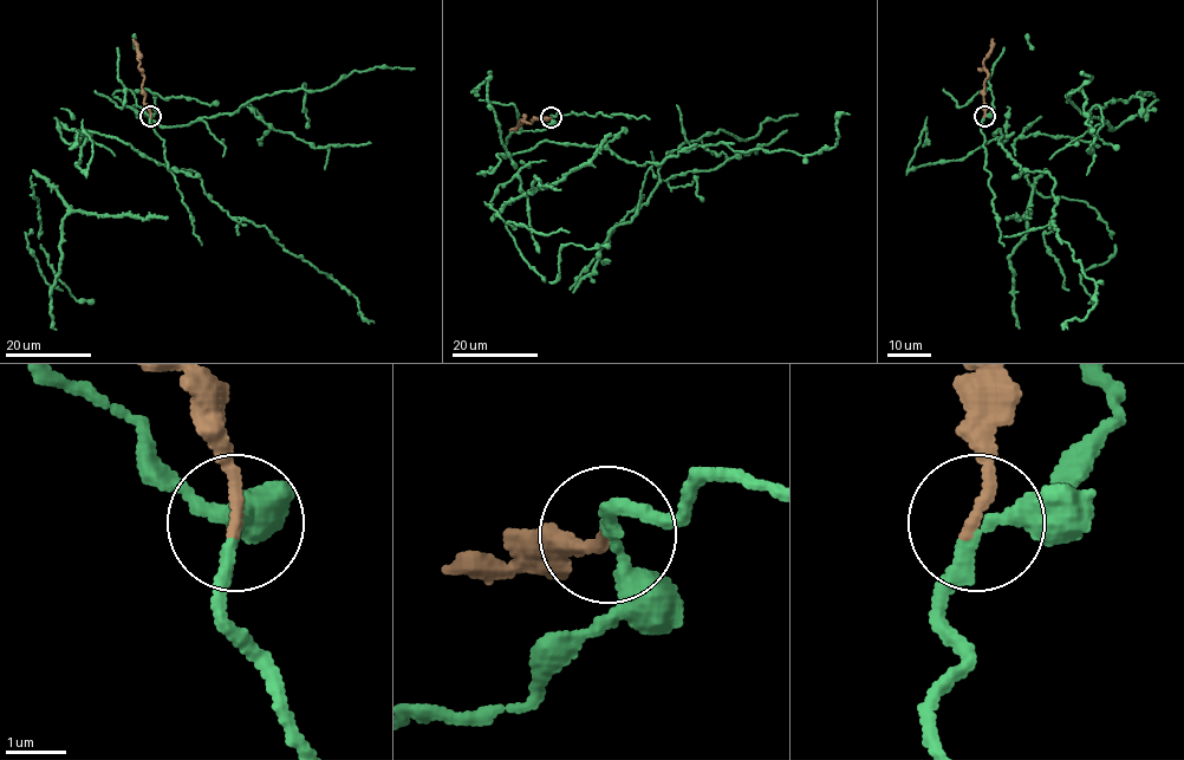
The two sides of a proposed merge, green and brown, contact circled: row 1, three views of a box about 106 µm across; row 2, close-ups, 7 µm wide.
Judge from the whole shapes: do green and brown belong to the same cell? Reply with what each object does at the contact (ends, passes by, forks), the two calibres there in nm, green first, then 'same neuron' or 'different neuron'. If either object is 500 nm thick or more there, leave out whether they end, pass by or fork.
green passes by | brown ends | 200/220 nm | different neuron

